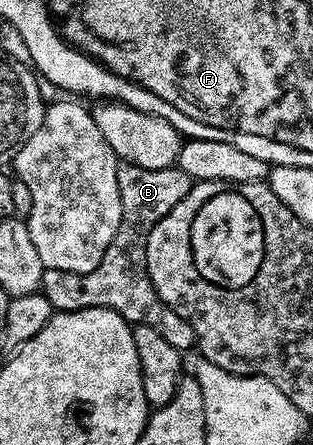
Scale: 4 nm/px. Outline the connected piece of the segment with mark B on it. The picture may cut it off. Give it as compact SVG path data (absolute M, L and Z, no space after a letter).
M121 162L117 165L117 174L119 198L122 199L122 220L119 222L114 240L107 246L107 250L103 254L102 261L90 273L45 269L45 273L41 275L39 290L45 295L47 302L51 302L51 306L56 311L74 312L88 308L110 308L118 312L123 319L128 320L130 325L150 324L155 326L155 330L159 330L159 334L163 334L163 338L167 338L167 342L171 342L171 346L178 348L182 354L188 353L188 348L192 349L197 342L195 330L191 330L191 322L179 318L179 314L175 314L175 310L171 310L171 306L167 306L157 296L157 291L145 265L145 247L153 227L193 189L195 181L183 169L176 166L163 170L147 170L143 166Z

